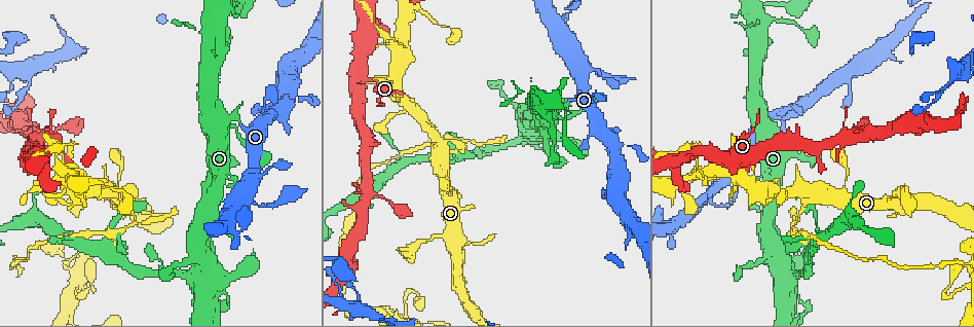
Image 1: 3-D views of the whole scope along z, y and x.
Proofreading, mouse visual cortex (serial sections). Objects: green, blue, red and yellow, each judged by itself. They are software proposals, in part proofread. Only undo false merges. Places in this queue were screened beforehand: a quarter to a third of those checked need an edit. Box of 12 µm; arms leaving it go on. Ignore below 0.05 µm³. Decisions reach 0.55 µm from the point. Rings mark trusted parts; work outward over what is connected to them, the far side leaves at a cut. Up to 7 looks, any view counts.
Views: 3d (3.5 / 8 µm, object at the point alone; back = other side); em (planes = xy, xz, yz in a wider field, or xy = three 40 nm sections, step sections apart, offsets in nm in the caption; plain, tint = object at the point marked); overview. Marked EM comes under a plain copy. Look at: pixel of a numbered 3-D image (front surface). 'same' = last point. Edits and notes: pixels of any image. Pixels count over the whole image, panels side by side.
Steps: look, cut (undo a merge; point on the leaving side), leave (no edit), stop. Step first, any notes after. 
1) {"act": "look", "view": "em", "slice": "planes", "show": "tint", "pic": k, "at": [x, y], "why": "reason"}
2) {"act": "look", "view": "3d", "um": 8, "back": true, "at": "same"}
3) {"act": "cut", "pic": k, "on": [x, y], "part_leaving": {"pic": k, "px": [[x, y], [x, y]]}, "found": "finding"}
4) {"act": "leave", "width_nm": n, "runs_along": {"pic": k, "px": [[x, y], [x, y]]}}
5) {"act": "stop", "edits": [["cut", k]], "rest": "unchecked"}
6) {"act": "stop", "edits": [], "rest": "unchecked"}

{"act": "look", "view": "3d", "um": 3.5, "pic": 1, "at": [55, 153], "why": "abrupt turn"}

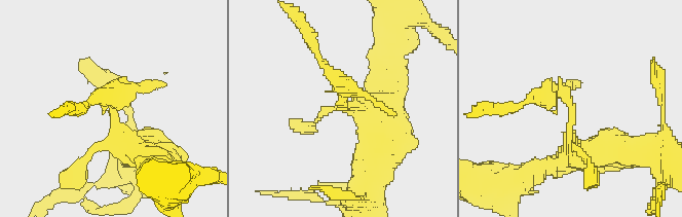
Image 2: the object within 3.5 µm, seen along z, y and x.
{"act": "look", "view": "em", "slice": "xy", "step": 1, "show": "tint", "pic": 2, "at": [115, 102]}

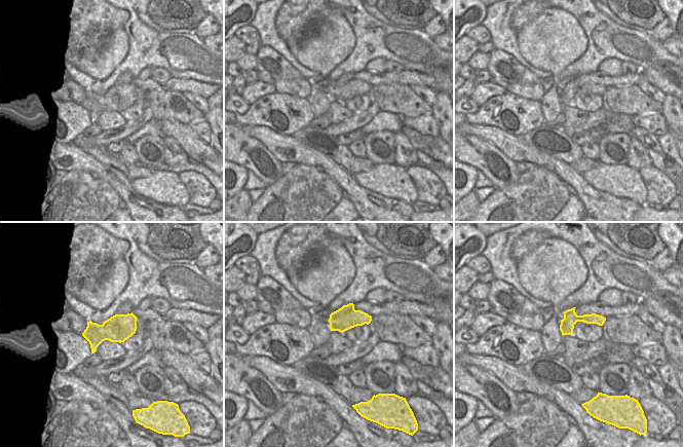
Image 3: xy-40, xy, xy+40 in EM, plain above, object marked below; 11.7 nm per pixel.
{"act": "cut", "pic": 2, "on": [353, 92], "part_leaving": {"pic": 2, "px": [[343, 107], [346, 85], [308, 36]]}, "found": "two cells meet here"}

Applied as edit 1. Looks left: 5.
{"act": "look", "view": "overview", "why": "redraw"}

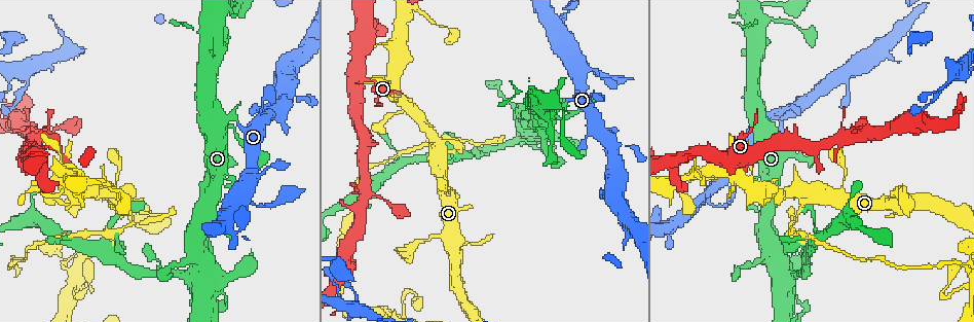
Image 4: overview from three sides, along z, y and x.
{"act": "look", "view": "3d", "um": 3.5, "pic": 4, "at": [491, 146], "why": "a fork"}

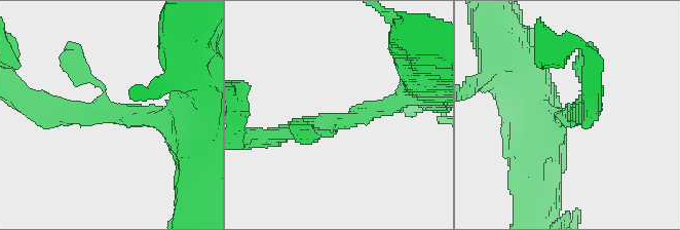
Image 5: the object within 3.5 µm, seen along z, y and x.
{"act": "look", "view": "em", "slice": "xy", "step": 1, "show": "tint", "pic": 5, "at": [575, 112]}

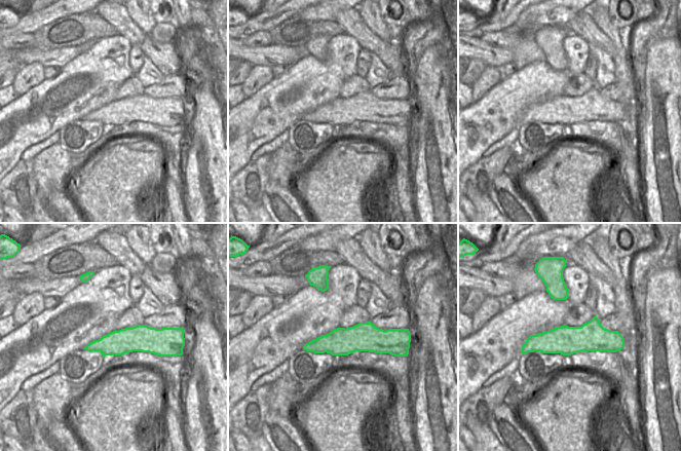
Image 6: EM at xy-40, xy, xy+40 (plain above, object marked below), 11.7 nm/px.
{"act": "look", "view": "em", "slice": "xy", "step": 5, "show": "tint", "at": "same"}

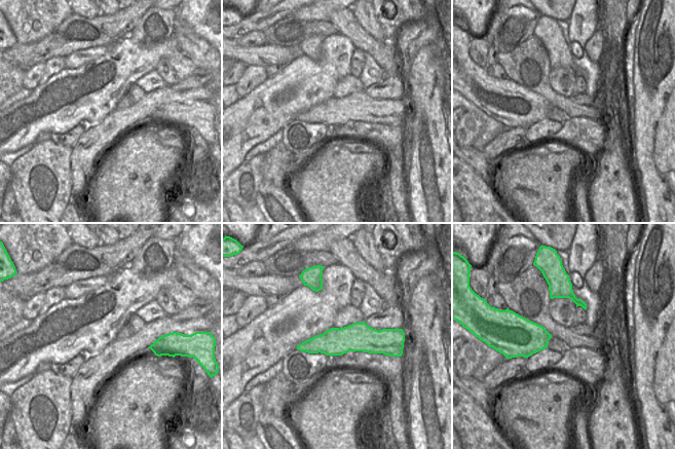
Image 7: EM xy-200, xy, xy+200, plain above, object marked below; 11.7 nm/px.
{"act": "leave", "found": "continuous, no second cell"}

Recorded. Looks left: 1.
{"act": "stop", "edits": [["cut", 2]], "rest": "unchecked"}

